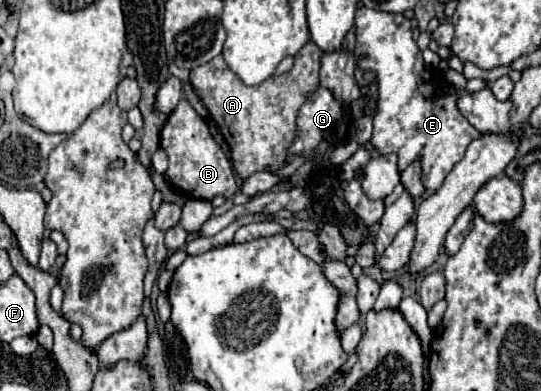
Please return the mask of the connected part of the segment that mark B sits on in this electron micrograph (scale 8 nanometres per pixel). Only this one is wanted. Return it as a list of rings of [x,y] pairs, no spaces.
[[[186,97],[180,99],[176,111],[168,117],[166,125],[160,133],[160,147],[166,151],[170,167],[166,171],[166,181],[182,191],[190,199],[204,199],[210,201],[218,195],[222,197],[234,197],[238,191],[232,165],[220,145],[212,139],[206,121],[194,111],[194,107],[188,103]]]

